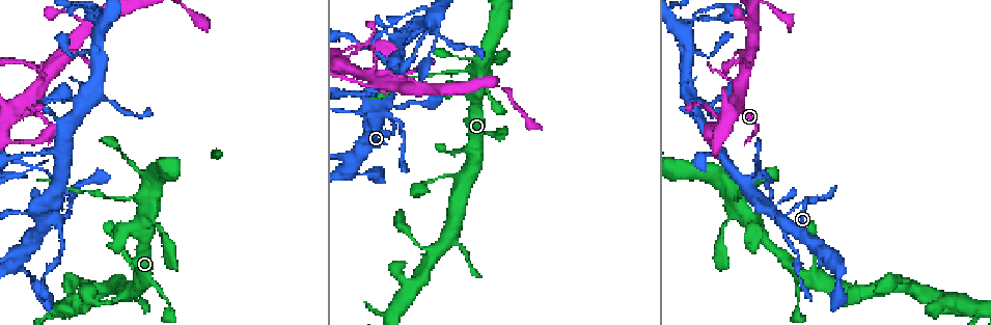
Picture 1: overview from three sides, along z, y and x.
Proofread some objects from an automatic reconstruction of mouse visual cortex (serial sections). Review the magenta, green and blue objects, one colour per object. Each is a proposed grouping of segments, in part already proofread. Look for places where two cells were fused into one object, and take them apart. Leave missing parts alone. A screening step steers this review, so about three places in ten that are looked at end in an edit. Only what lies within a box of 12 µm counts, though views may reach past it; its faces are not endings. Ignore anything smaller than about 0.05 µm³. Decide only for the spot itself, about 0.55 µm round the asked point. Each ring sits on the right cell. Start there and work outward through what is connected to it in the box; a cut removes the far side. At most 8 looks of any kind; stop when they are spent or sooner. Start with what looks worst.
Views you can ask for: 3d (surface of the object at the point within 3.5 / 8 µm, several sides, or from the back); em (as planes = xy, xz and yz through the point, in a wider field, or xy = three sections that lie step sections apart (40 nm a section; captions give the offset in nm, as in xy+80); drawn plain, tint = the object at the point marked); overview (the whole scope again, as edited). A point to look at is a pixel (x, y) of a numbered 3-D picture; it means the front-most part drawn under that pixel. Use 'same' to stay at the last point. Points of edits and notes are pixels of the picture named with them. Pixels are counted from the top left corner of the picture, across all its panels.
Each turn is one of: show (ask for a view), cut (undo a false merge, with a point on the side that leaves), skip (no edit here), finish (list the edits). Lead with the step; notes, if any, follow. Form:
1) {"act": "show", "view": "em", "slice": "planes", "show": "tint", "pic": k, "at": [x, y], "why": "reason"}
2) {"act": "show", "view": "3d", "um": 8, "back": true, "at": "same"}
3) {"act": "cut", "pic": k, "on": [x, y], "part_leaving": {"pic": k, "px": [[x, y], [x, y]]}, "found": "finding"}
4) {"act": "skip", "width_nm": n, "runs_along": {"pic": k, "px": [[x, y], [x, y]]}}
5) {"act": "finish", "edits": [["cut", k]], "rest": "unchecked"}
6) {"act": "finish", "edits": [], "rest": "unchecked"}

{"act": "show", "view": "3d", "um": 3.5, "pic": 1, "at": [760, 166], "why": "a fork"}

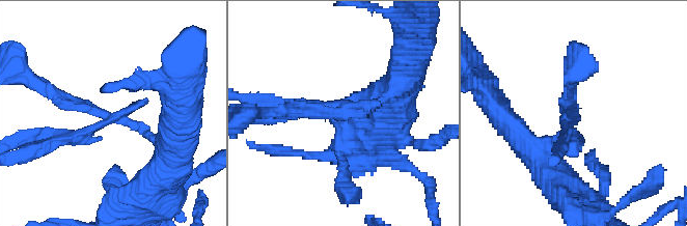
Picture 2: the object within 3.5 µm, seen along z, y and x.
{"act": "show", "view": "em", "slice": "xy", "step": 3, "show": "tint", "pic": 2, "at": [344, 113]}

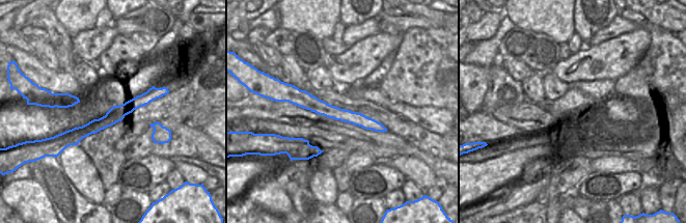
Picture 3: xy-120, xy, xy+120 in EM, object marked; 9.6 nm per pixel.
{"act": "show", "view": "em", "slice": "xy", "step": 1, "show": "tint", "at": "same", "why": "cut it another way"}

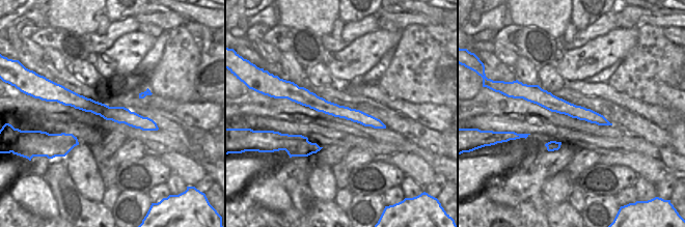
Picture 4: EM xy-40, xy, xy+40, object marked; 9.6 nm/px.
{"act": "cut", "pic": 2, "on": [73, 141], "part_leaving": {"pic": 2, "px": [[104, 124], [33, 150], [24, 163]]}, "found": "a second cell is stuck on"}

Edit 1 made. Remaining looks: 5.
{"act": "show", "view": "overview", "why": "redraw"}

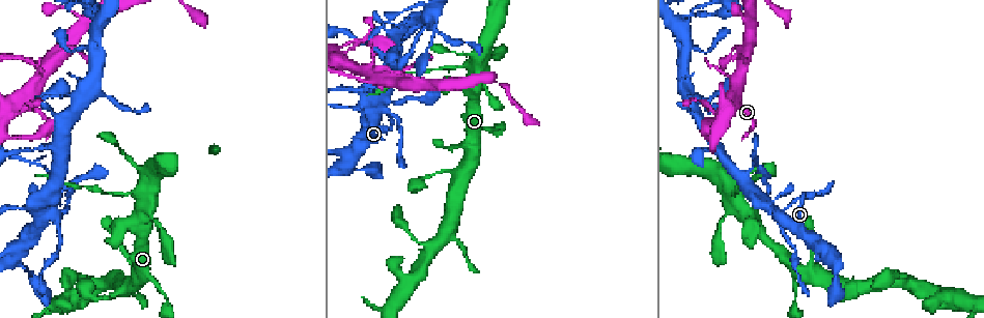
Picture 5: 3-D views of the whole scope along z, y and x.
{"act": "show", "view": "3d", "um": 3.5, "pic": 5, "at": [11, 135], "why": "three-way junction"}

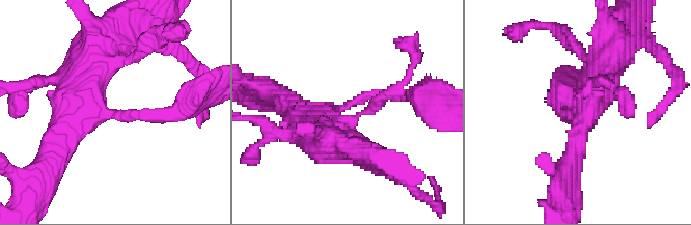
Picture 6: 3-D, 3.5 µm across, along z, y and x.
{"act": "skip", "runs_along": {"pic": 6, "px": [[94, 67], [88, 100], [104, 112], [184, 109]]}, "found": "one cell here"}

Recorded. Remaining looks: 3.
{"act": "show", "view": "3d", "um": 8, "pic": 5, "at": [469, 67], "why": "sharp bend"}

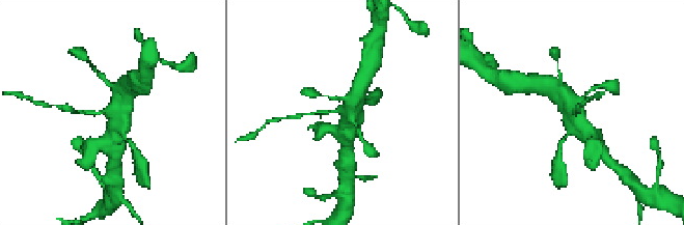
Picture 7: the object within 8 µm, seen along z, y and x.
{"act": "show", "view": "em", "slice": "xy", "step": 3, "show": "tint", "pic": 7, "at": [570, 112]}

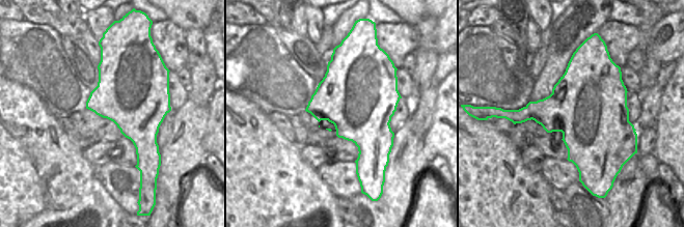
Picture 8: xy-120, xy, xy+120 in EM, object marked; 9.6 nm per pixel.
{"act": "cut", "pic": 7, "on": [65, 108], "part_leaving": {"pic": 7, "px": [[102, 112], [75, 112], [58, 107]]}, "found": "a second cell is stuck on"}

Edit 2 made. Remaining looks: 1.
{"act": "finish", "edits": [["cut", 2], ["cut", 7]], "rest": "unchecked"}

